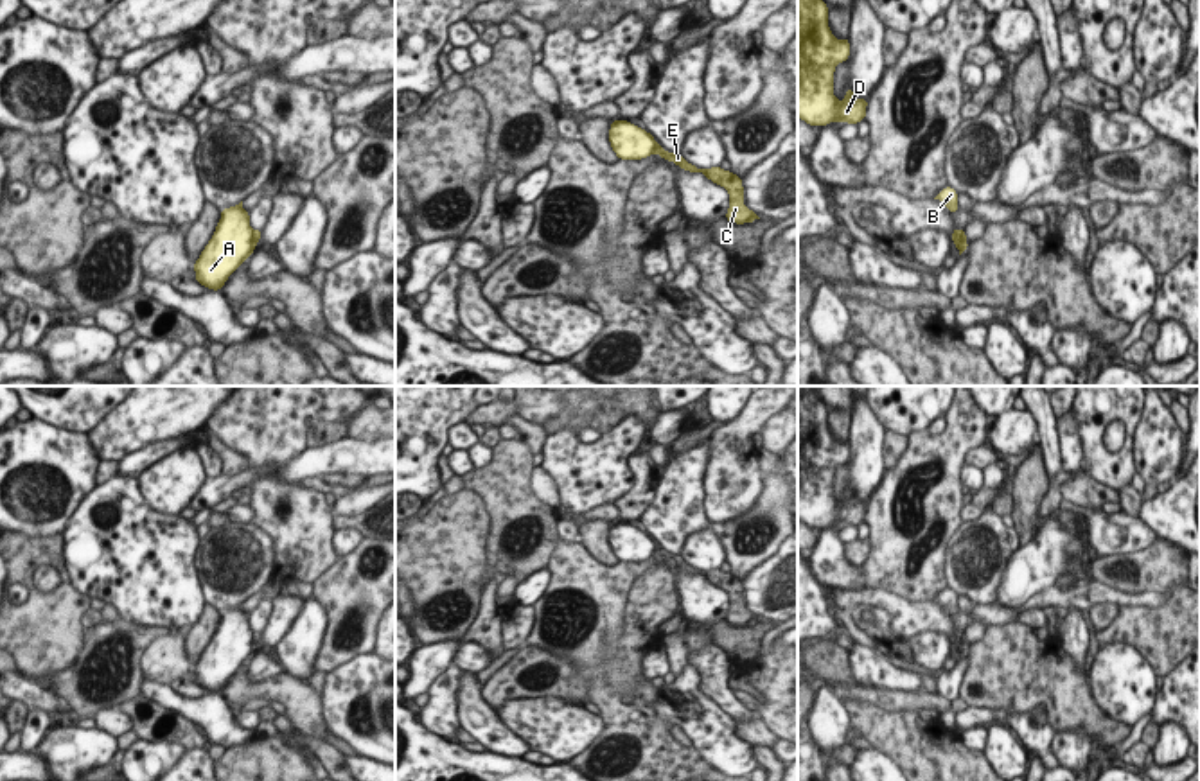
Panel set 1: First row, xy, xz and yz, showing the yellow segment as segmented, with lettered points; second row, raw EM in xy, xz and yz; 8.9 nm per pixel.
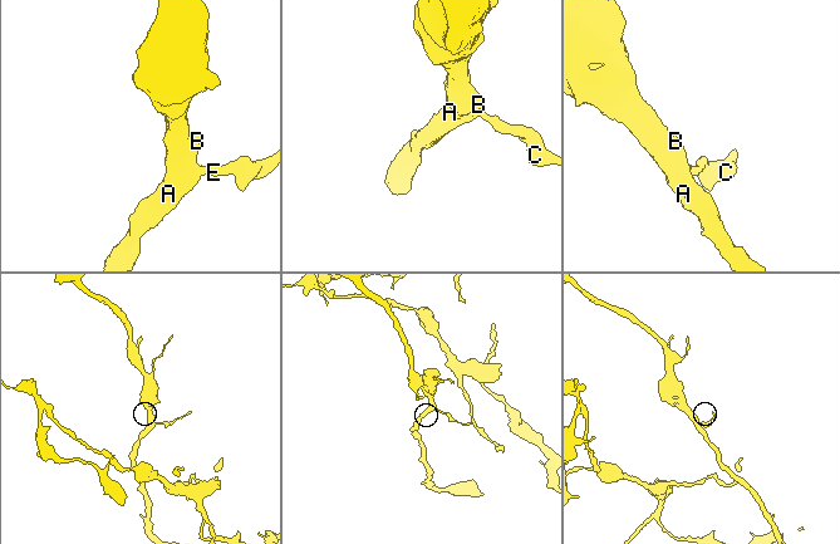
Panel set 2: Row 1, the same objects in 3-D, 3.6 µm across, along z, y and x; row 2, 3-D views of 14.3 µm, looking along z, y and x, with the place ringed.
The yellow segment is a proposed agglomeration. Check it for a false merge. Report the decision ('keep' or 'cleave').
cleave

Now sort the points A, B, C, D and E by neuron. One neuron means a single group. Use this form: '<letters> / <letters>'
A B D / C E

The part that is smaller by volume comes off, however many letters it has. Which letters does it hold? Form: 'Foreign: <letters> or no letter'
Foreign: C, E

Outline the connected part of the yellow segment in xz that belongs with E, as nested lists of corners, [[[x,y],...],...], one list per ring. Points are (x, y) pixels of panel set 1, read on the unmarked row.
[[[657,544],[654,555],[663,562],[679,567],[681,573],[701,575],[715,587],[724,589],[729,596],[729,609],[724,621],[728,621],[729,625],[746,627],[760,621],[751,610],[744,607],[744,587],[740,578],[733,576],[731,573],[724,573],[719,567],[710,571],[695,569],[686,564],[681,555],[668,555]]]

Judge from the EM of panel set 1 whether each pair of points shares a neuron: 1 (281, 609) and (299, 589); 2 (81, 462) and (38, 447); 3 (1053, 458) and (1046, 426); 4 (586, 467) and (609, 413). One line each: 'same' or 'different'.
1: different
2: same
3: same
4: different

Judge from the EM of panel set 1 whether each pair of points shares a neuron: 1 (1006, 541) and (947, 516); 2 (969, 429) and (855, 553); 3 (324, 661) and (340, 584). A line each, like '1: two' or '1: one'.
1: two
2: two
3: one

